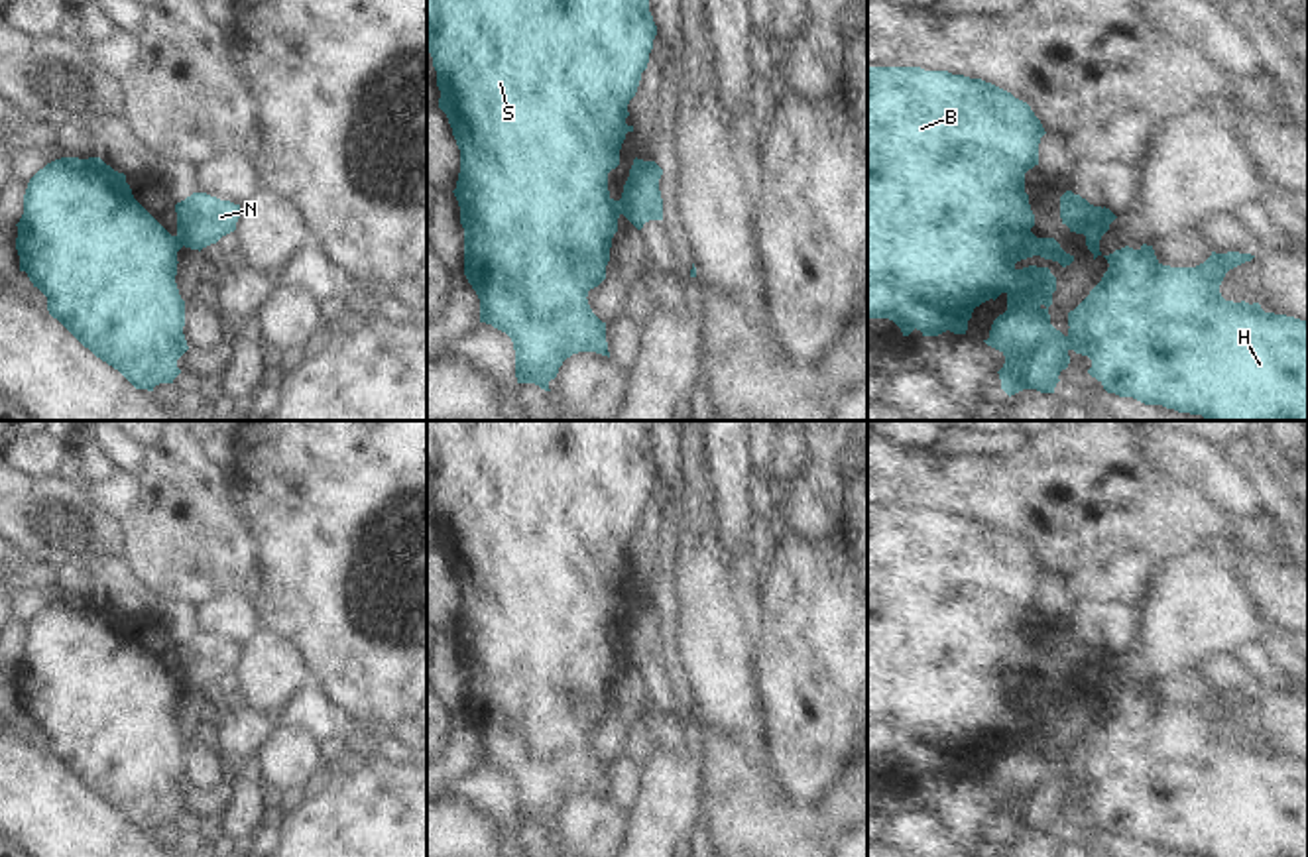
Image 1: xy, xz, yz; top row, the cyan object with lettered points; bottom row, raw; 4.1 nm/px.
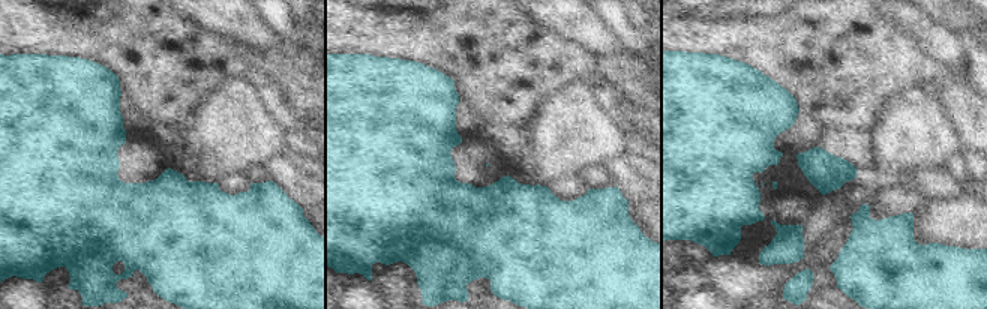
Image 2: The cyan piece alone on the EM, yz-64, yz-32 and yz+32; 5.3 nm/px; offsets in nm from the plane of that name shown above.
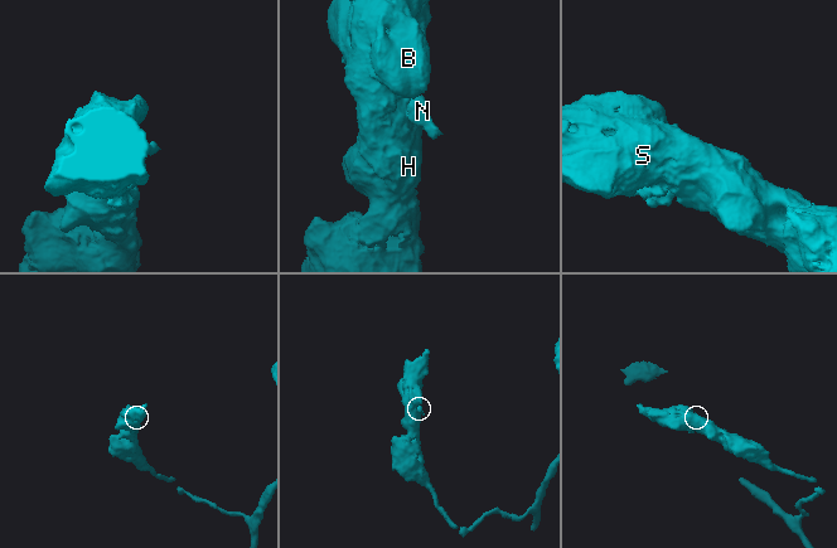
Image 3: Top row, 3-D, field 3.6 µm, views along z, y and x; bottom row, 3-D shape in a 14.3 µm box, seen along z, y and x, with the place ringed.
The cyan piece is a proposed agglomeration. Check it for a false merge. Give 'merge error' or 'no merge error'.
merge error

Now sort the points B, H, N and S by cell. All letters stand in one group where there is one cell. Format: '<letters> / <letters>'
B H S / N

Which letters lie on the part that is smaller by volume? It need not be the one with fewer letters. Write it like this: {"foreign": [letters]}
{"foreign": ["N"]}

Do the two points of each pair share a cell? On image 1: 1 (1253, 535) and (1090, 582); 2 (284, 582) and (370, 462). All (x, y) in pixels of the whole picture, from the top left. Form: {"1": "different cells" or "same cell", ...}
{"1": "different cells", "2": "same cell"}

